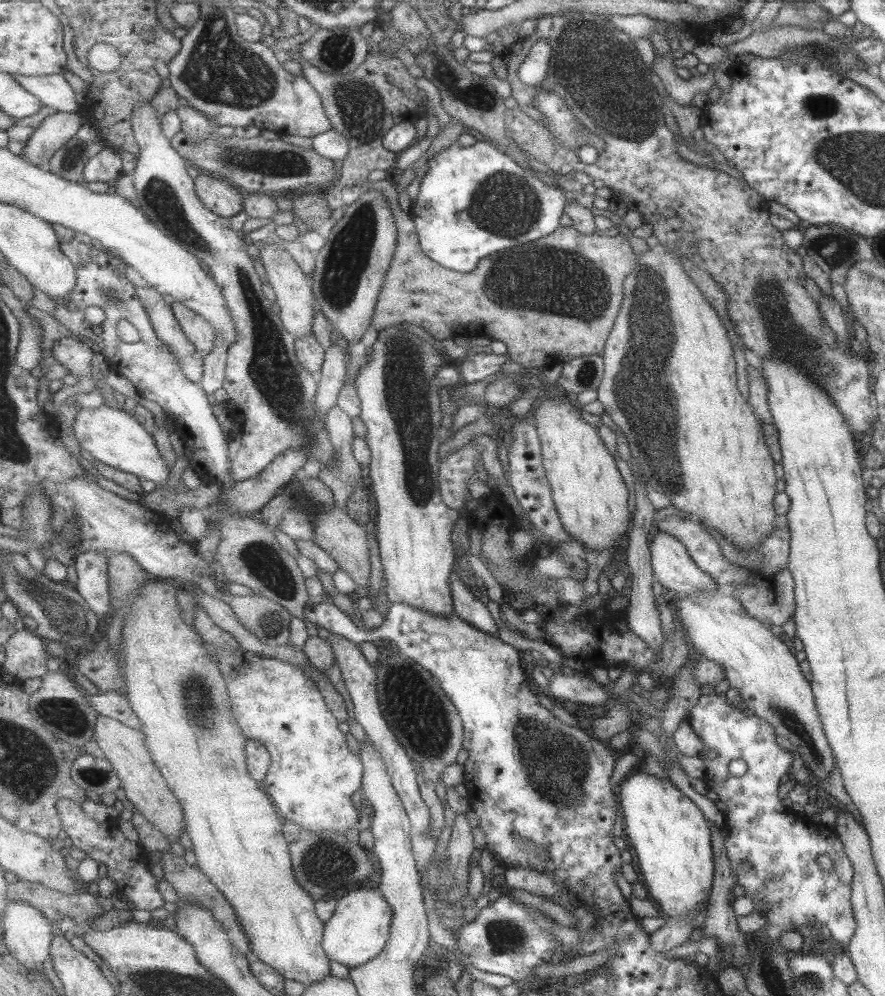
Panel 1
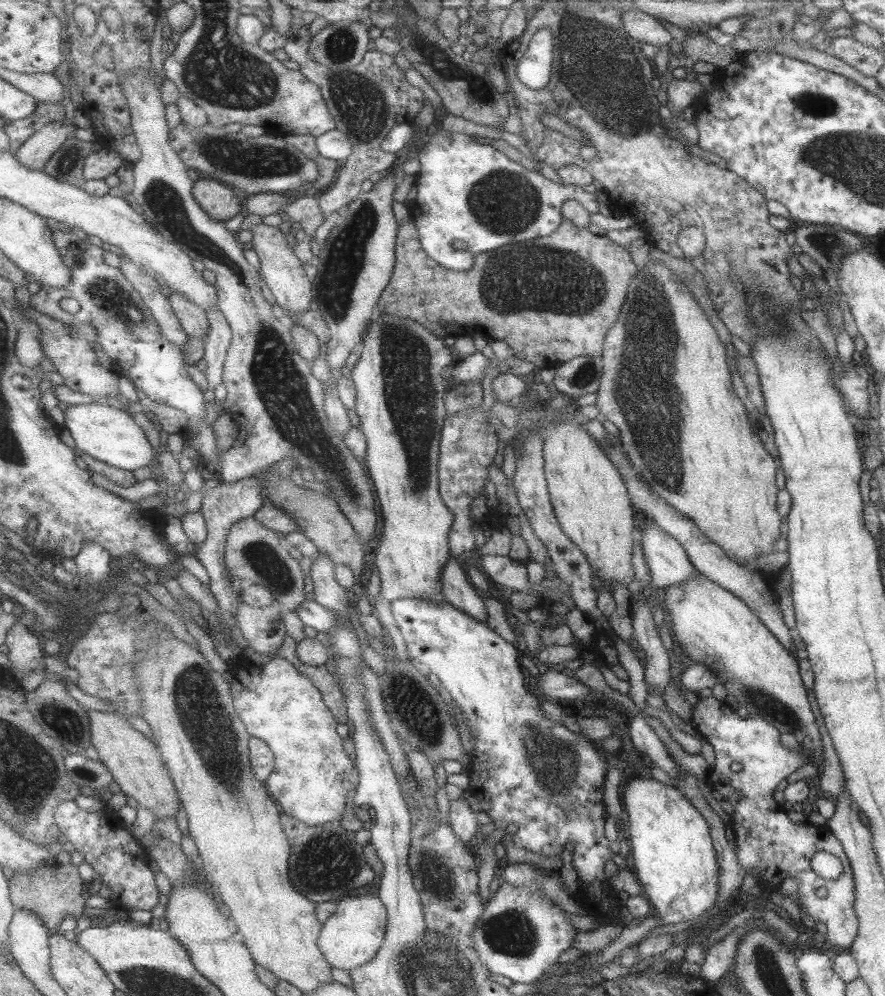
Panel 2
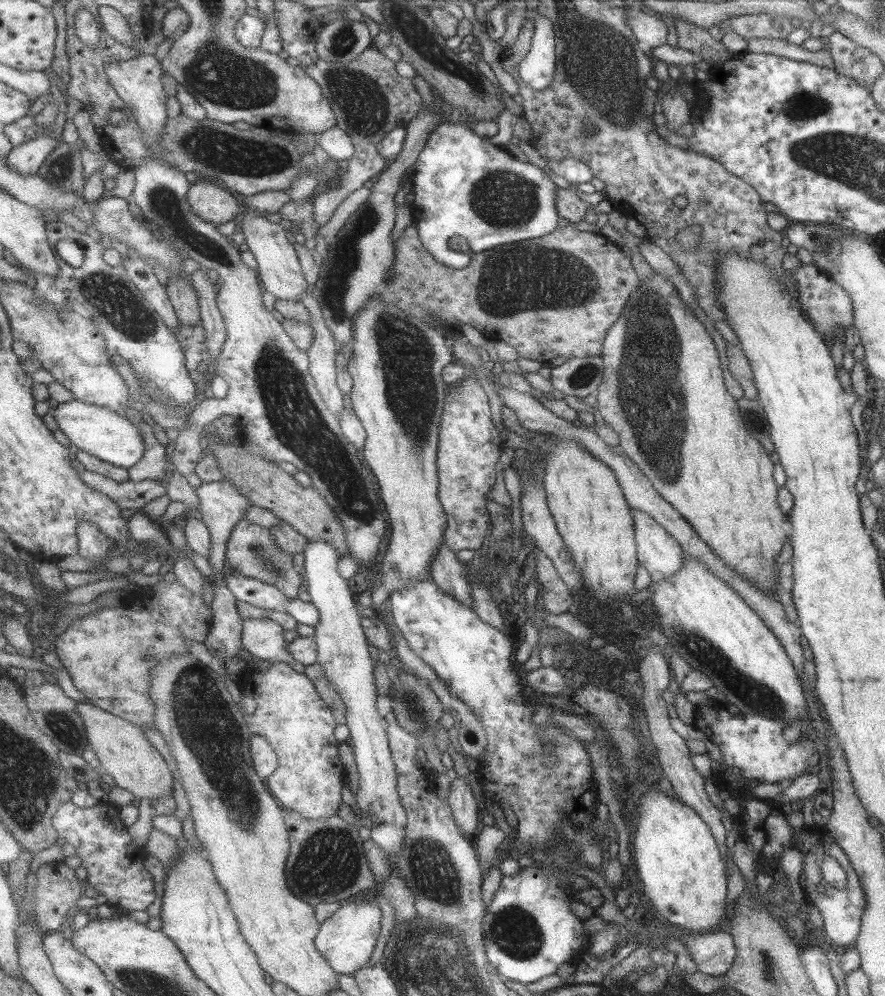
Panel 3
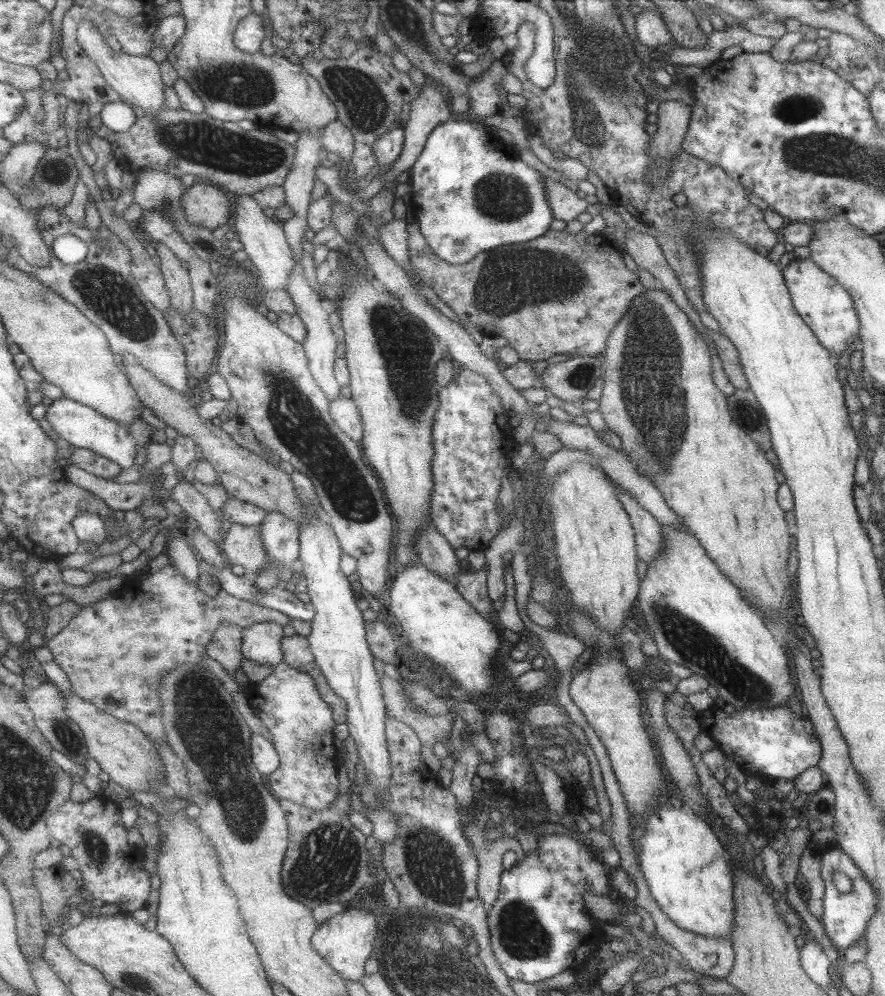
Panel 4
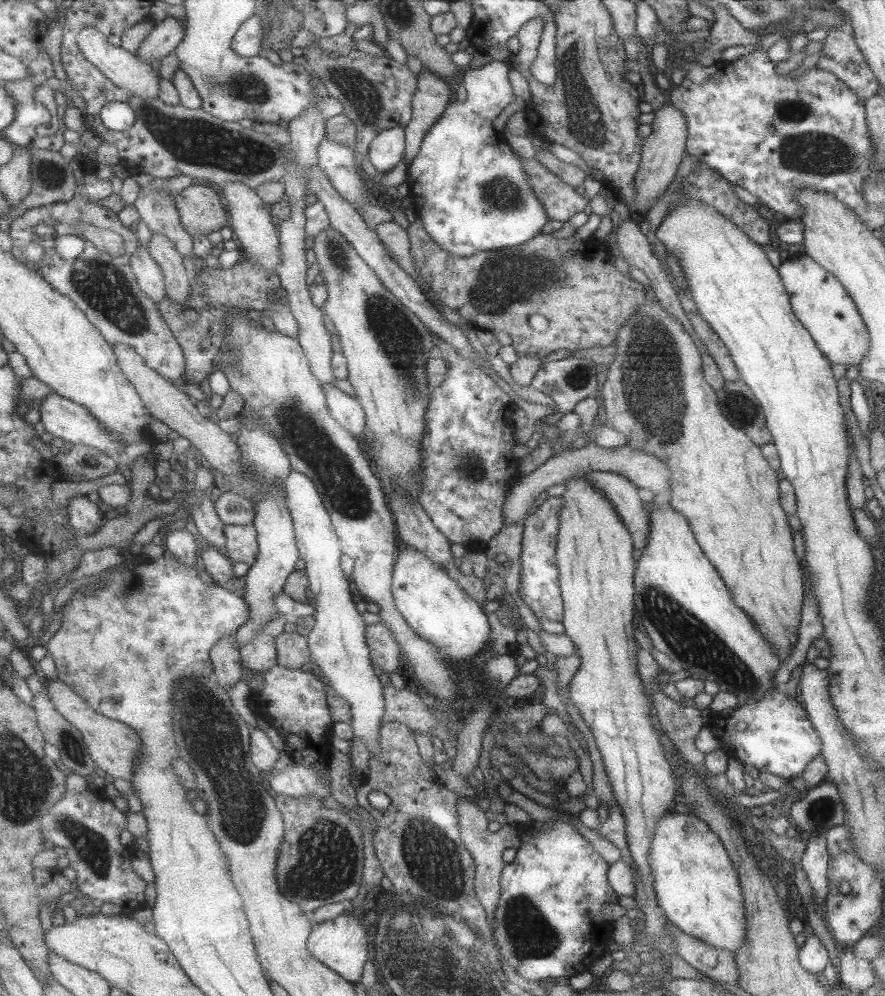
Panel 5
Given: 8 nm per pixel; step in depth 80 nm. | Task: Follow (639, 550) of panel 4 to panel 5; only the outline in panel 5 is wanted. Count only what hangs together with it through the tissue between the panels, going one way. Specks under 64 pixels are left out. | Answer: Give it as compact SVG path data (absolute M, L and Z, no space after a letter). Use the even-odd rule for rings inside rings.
M592 470L584 474L584 480L610 502L631 537L634 548L641 550L648 533L648 510L637 495L638 488L612 472Z

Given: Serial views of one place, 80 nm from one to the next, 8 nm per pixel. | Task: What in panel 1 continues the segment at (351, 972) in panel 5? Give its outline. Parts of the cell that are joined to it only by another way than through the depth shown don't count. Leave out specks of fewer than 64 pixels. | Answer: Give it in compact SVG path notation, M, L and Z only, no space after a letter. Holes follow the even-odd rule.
M378 887L355 889L340 897L335 914L325 923L323 948L333 962L339 962L349 970L367 964L385 948L393 916L393 908Z

